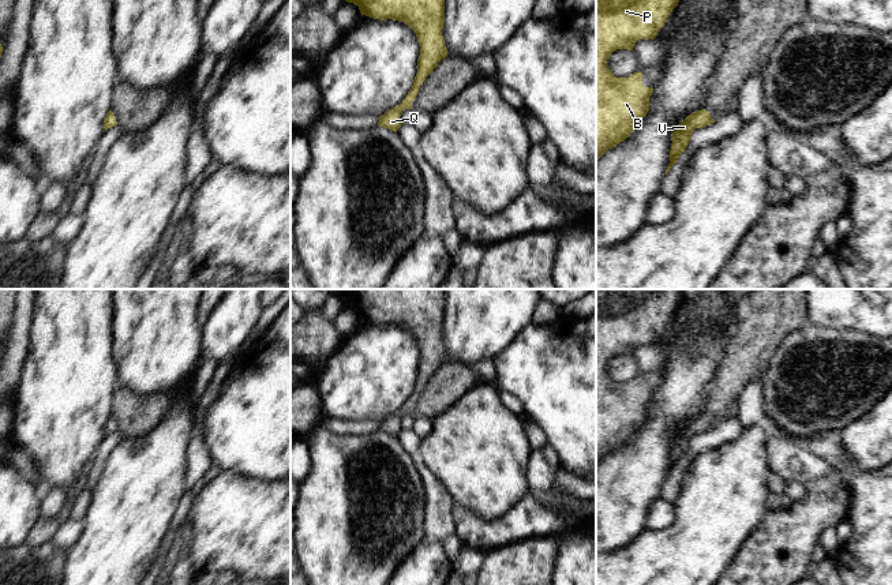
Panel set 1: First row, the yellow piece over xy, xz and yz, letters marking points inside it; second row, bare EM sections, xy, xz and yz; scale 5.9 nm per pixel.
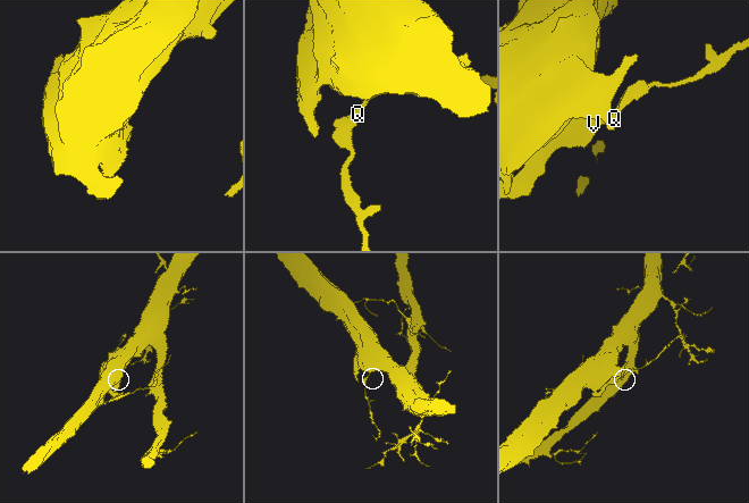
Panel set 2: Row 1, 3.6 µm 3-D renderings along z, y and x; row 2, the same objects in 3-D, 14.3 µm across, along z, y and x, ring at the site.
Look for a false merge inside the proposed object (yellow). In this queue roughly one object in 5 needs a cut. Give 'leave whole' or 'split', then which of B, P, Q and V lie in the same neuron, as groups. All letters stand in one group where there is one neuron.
leave whole | B P Q V

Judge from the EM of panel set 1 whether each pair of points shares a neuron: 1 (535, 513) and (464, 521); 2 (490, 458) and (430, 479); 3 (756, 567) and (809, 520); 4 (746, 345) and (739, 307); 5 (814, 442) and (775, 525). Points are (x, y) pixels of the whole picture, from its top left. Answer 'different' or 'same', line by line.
1: same
2: different
3: same
4: different
5: different

